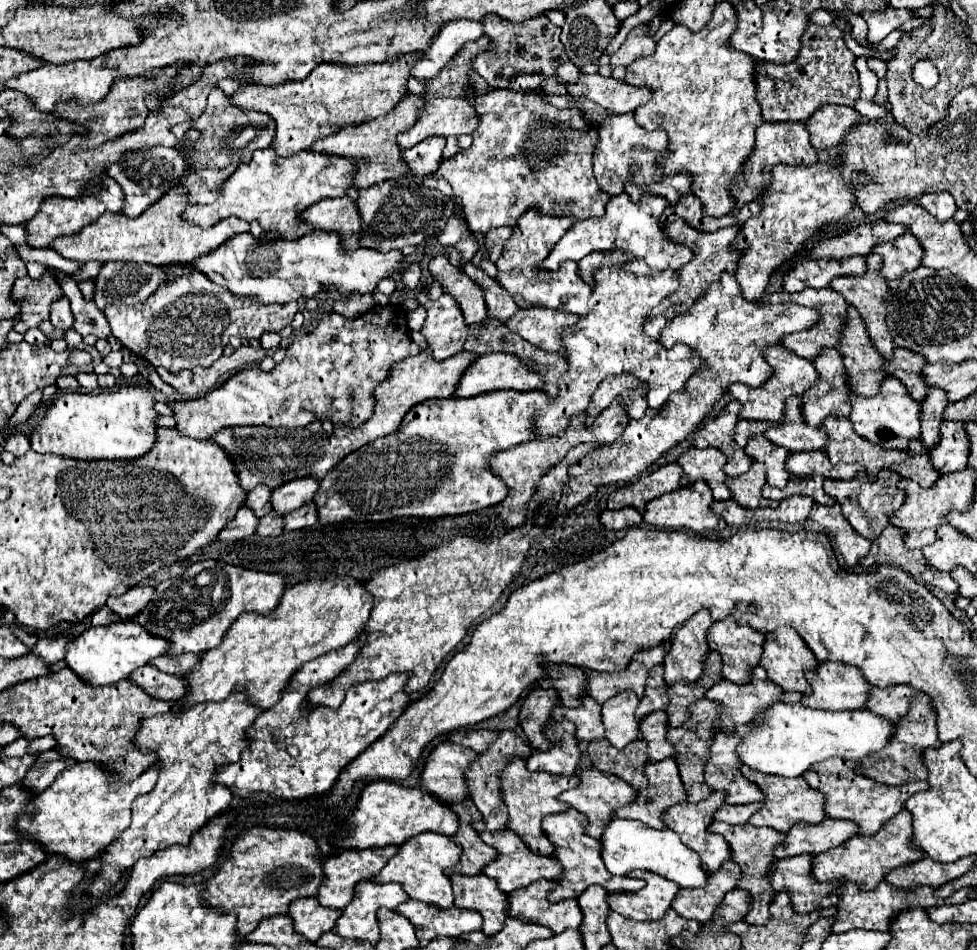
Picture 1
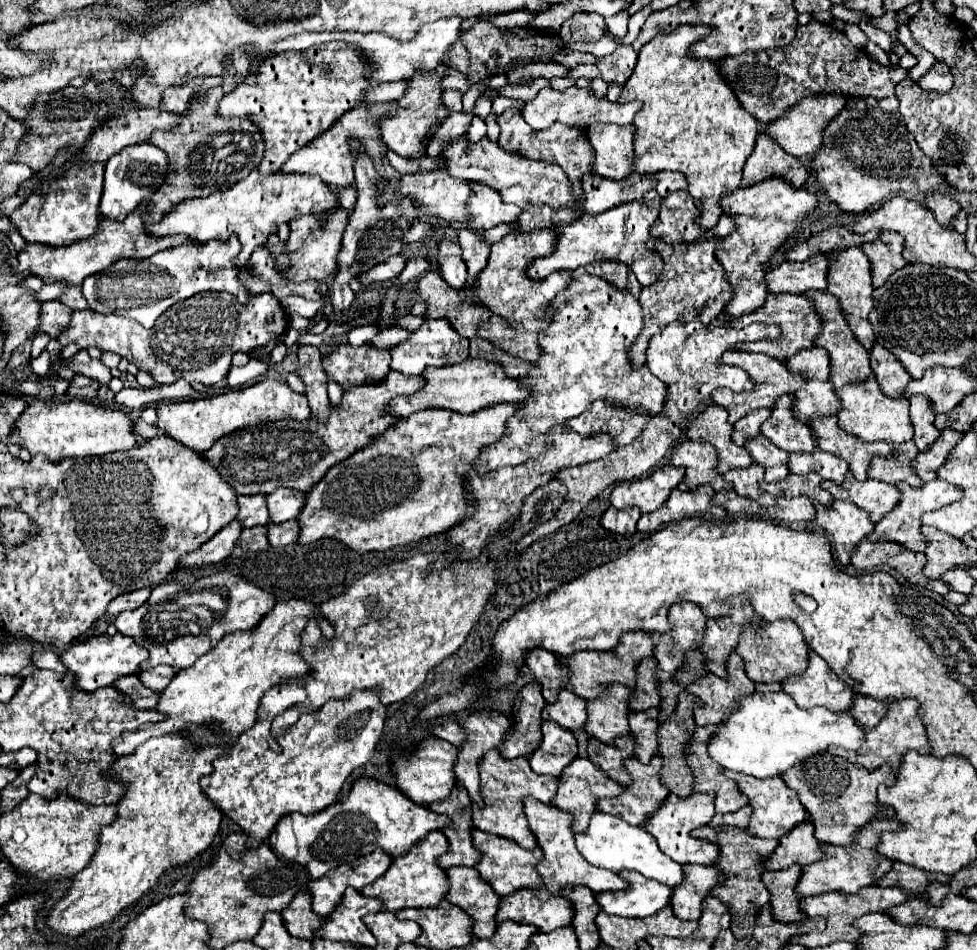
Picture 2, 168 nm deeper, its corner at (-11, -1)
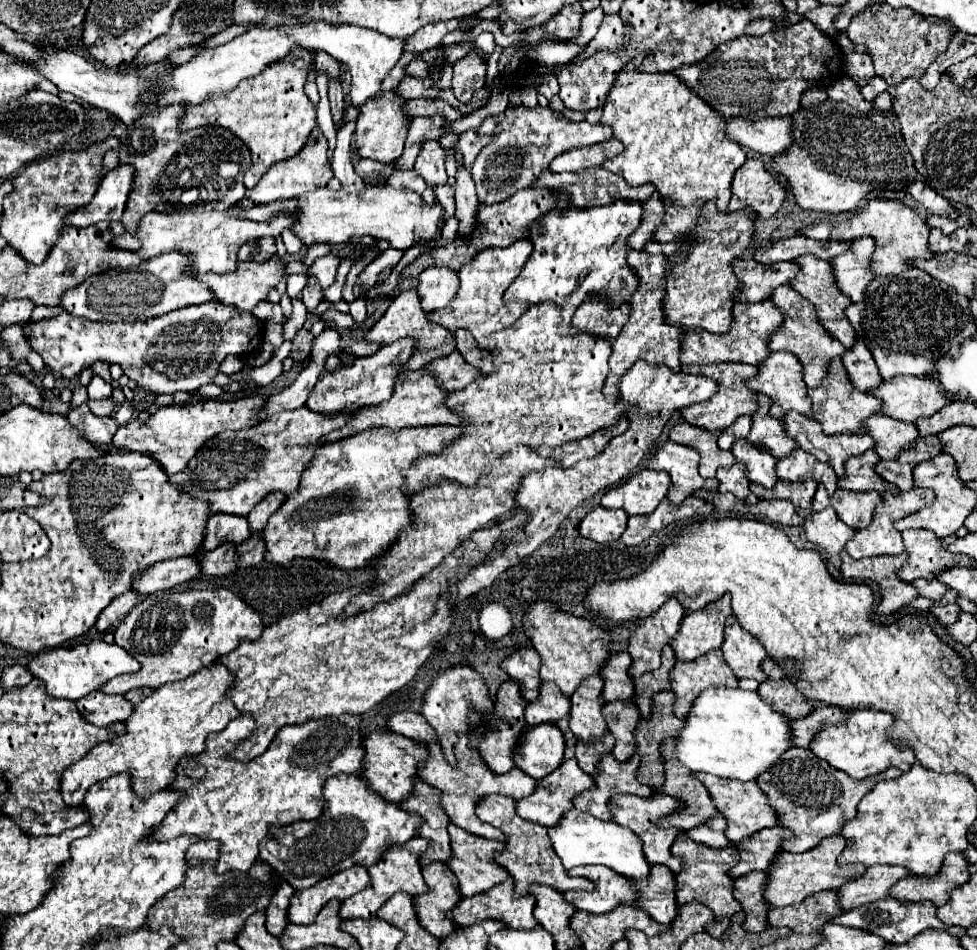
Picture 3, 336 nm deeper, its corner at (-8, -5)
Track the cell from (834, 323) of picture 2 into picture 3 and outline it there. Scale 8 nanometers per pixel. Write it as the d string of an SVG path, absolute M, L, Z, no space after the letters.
M780 285L768 297L768 301L772 301L774 307L778 307L782 317L784 317L784 323L770 335L768 349L770 351L790 351L792 355L796 355L798 361L802 363L802 369L804 369L804 383L806 383L806 387L818 387L818 381L822 381L822 377L826 375L826 361L830 357L840 357L846 351L844 345L840 341L834 341L822 329L822 325L818 325L818 317L814 317L810 301L800 297L792 287Z

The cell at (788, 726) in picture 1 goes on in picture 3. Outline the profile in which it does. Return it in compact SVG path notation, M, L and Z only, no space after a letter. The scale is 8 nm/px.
M706 687L690 707L684 727L676 735L676 759L688 767L690 771L704 771L712 773L716 777L728 777L728 779L740 779L740 781L754 781L760 773L764 773L774 761L778 761L780 753L784 753L790 747L790 727L786 717L780 717L780 713L774 713L770 705L764 705L764 701L758 697L756 691L742 691L740 687Z

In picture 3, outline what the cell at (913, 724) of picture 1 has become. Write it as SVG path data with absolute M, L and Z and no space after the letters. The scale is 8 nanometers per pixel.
M868 707L844 709L844 711L848 713L846 721L836 723L836 725L824 723L820 727L820 731L814 735L814 739L810 741L808 749L816 757L824 759L834 769L844 771L852 779L866 779L870 775L886 771L888 767L900 767L902 771L908 771L910 765L916 763L912 749L908 749L908 747L898 749L896 745L890 745L890 741L886 741L886 729L888 729L888 725L894 723L894 717L890 717L888 713L868 709Z

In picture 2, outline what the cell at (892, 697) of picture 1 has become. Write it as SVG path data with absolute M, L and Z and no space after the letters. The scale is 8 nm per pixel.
M859 695L853 701L853 717L857 717L857 721L861 721L861 725L865 725L865 729L873 729L889 711L889 703L891 701L881 701L881 699L873 699L873 697L865 697Z

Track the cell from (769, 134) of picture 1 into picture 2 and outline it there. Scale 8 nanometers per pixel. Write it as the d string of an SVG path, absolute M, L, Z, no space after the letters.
M765 131L759 133L753 153L743 167L743 187L751 187L769 177L785 177L795 187L801 187L809 179L809 169L793 155L775 143Z

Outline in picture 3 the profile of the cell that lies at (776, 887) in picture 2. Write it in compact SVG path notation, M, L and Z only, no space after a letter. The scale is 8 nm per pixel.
M754 871L754 873L742 875L734 881L734 897L742 905L742 911L746 915L746 921L742 923L742 927L746 931L758 933L758 931L768 929L768 925L766 925L768 905L766 905L766 901L762 901L764 877L766 875L762 871Z

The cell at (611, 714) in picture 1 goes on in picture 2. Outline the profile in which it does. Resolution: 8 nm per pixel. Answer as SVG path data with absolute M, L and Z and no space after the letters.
M611 685L605 697L597 697L587 701L589 705L589 721L585 723L585 731L607 745L615 745L615 739L621 735L629 735L629 699L631 689L625 685Z

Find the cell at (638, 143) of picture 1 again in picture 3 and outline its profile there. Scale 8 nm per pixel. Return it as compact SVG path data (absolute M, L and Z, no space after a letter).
M616 139L602 141L598 145L572 149L572 151L566 151L566 153L558 155L550 163L550 171L552 173L562 173L562 171L578 171L578 169L586 169L586 167L600 167L602 161L606 161L610 157L616 157L618 153L622 153L622 145Z

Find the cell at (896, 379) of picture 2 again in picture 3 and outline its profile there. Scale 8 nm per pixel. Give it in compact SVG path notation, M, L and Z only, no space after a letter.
M856 341L852 349L844 351L842 363L850 377L850 383L862 393L868 393L870 389L874 389L874 385L878 385L878 381L882 379L864 341Z

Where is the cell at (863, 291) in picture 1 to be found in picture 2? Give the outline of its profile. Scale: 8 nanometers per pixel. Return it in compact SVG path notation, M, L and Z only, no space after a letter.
M847 249L843 253L837 253L837 257L841 257L841 261L837 261L837 265L833 265L833 269L829 269L829 289L827 291L833 293L835 297L839 297L853 333L871 351L875 345L875 333L873 333L873 325L869 321L869 313L875 303L875 299L873 299L875 287L871 283L869 257L865 257L865 253L861 249Z

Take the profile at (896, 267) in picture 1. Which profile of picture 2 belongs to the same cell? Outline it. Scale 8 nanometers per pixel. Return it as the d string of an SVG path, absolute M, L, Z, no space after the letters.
M883 231L881 237L873 243L861 247L873 265L873 285L881 287L895 271L909 265L903 257L905 239L893 231Z

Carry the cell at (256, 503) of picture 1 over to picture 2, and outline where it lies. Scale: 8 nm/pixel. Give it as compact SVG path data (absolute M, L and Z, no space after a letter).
M257 493L253 497L251 495L239 495L237 497L237 505L239 505L237 519L245 527L267 525L271 521L267 505L265 505L265 493Z

